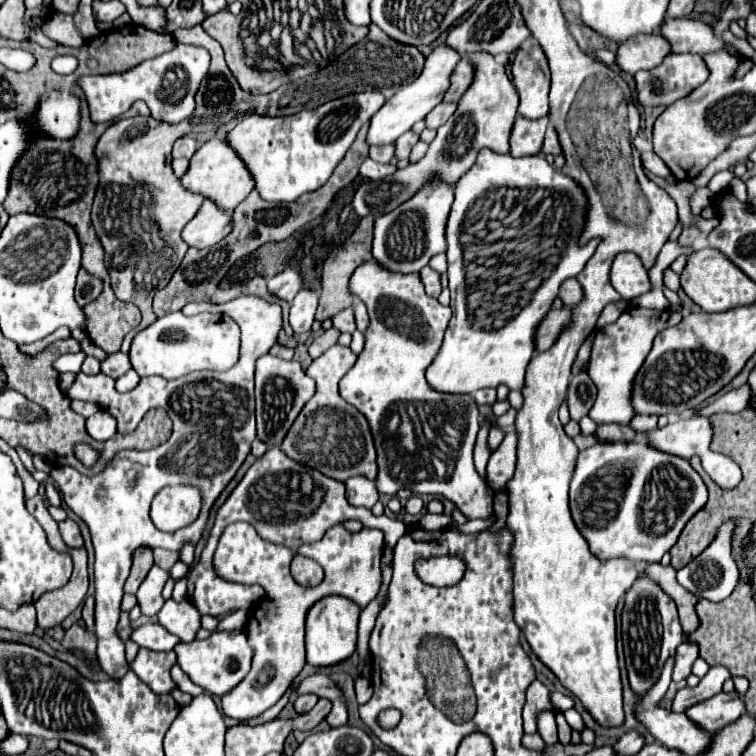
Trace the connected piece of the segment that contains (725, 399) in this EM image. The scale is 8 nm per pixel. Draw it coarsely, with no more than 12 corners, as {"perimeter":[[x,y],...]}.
{"perimeter":[[742,385],[718,401],[700,407],[695,415],[746,409],[750,387]]}

